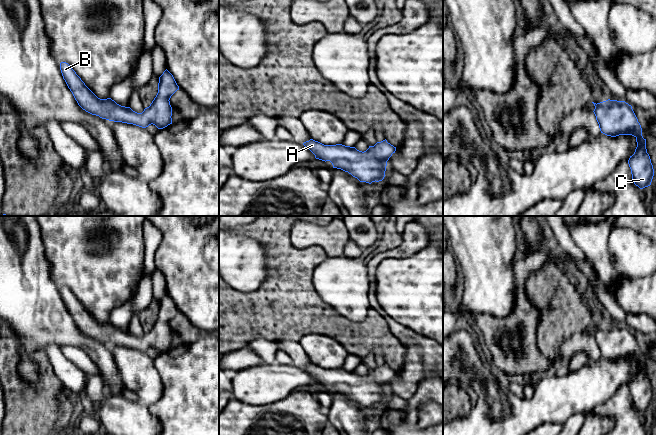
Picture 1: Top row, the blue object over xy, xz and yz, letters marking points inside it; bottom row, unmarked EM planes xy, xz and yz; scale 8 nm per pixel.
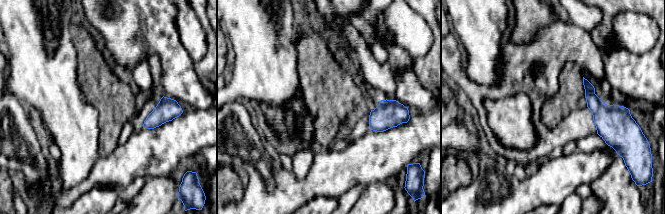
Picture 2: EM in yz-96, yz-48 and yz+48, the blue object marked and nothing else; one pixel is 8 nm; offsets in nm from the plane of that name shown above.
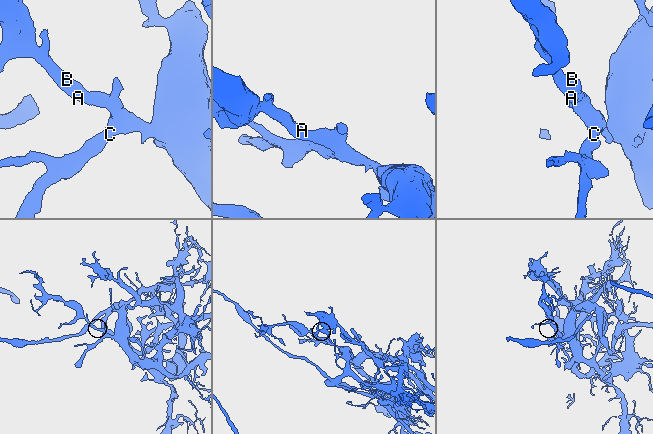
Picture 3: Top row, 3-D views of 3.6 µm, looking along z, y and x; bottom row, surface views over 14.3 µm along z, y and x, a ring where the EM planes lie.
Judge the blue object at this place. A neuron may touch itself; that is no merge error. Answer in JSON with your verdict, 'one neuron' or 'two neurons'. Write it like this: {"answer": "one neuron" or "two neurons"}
{"answer": "one neuron"}

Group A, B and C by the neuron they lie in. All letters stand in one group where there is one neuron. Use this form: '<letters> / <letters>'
A B C

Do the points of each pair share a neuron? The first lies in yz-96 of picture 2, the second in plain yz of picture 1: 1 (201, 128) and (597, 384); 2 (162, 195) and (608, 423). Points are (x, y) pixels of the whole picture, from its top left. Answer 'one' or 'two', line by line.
1: one
2: one

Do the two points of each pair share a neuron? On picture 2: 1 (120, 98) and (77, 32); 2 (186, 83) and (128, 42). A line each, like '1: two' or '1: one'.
1: one
2: one

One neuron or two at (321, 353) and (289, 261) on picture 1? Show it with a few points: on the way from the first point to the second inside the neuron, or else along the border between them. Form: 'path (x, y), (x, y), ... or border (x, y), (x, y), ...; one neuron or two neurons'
border (337, 340), (326, 335), (305, 334), (298, 341); two neurons

